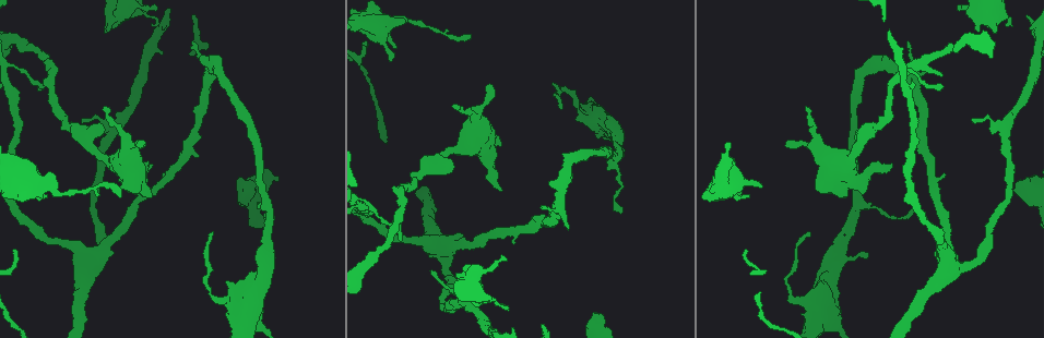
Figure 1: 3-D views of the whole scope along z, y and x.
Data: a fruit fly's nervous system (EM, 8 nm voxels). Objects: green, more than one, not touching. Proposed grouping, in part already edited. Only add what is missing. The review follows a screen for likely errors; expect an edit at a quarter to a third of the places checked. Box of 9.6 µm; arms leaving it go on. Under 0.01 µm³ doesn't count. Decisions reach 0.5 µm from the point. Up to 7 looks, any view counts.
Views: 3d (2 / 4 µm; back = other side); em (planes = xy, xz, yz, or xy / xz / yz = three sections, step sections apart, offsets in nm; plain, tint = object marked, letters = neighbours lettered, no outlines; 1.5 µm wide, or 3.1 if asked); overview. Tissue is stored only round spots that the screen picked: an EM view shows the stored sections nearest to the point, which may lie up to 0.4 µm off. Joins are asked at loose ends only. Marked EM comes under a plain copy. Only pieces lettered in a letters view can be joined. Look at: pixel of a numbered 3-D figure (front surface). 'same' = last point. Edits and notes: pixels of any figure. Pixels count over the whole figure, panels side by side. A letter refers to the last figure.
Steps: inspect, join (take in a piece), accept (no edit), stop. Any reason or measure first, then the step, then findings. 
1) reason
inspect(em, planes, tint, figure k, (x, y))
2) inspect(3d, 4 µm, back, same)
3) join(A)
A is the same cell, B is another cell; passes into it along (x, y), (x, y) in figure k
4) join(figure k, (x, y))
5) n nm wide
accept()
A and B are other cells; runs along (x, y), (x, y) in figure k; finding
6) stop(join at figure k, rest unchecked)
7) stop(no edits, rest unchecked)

free end
inspect(em, planes, letters, figure 1, (568, 227))

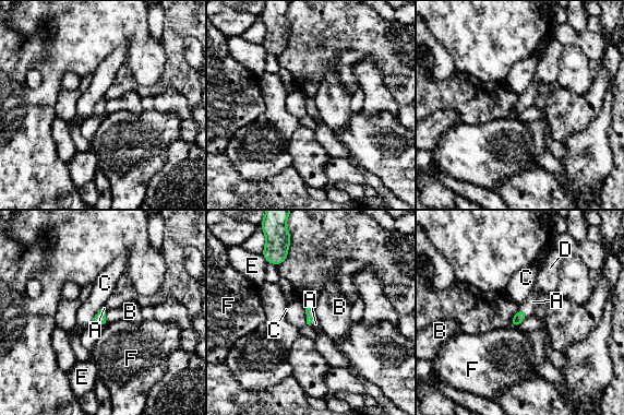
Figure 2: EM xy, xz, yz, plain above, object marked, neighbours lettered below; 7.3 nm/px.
join(figure 2, (532, 301))
A is the same cell, B, C, D, E and F are other cells; passes into it along (519, 316), (524, 311), (532, 301) in figure 2; it goes on there

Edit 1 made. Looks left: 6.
redraw
inspect(overview)

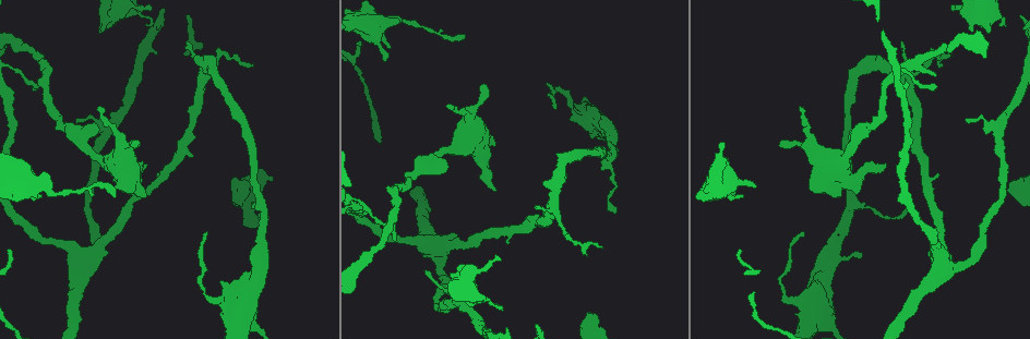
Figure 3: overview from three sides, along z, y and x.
branch stops here
inspect(3d, 4 µm, figure 3, (812, 189))

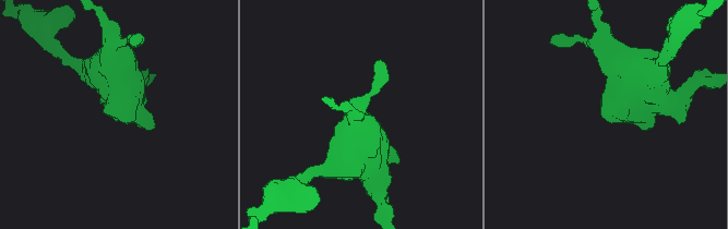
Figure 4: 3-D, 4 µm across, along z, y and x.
now the EM
inspect(em, 3.1 µm, planes, letters, figure 4, (610, 118))

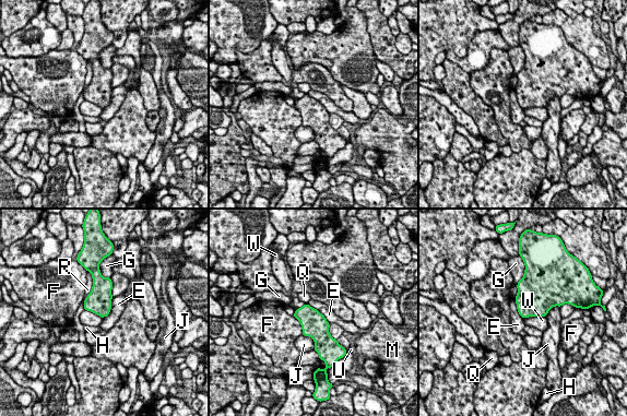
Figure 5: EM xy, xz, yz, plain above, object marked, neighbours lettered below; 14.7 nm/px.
R touches over 500 nm
accept()
E, F, G, H, J, M, Q, R, U and W are other cells; border along (307, 302), (316, 308), (329, 323) in figure 5; no lettered piece goes on from it

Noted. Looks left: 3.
stops while still wide
inspect(em, planes, letters, figure 3, (743, 196))

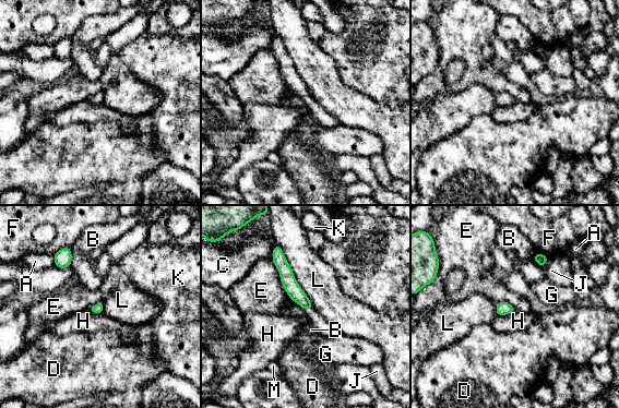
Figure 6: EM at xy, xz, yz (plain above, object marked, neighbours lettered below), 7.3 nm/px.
accept()
A, B, C, D, E, F, G, H, J, K, L and M are other cells; border along (271, 260), (290, 298) in figure 6; none of them fits

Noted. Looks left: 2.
stop(join at figure 2, rest unchecked)

